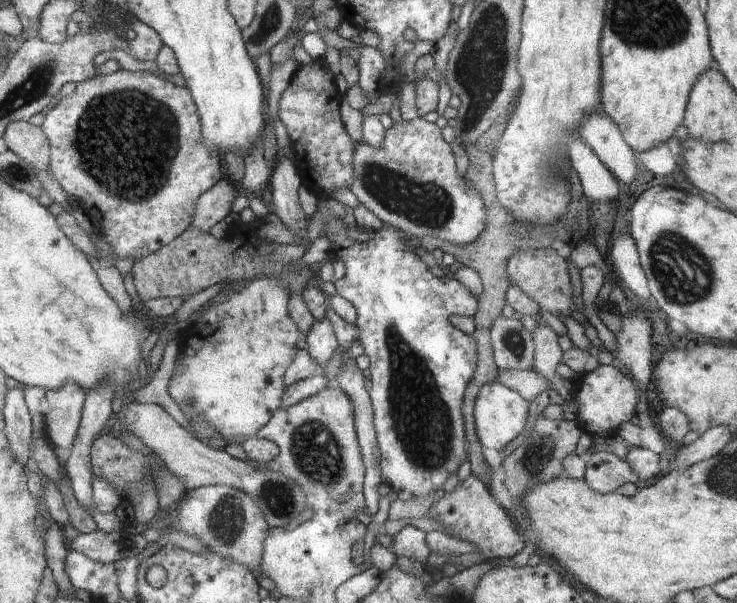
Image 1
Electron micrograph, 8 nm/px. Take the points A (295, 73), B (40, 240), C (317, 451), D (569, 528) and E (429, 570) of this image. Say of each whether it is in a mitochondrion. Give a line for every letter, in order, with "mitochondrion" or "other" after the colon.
A: other
B: other
C: mitochondrion
D: other
E: other

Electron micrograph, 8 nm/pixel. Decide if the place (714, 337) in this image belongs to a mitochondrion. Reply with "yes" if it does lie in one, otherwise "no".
no

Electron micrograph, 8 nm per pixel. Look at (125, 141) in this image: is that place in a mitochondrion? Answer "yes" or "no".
yes

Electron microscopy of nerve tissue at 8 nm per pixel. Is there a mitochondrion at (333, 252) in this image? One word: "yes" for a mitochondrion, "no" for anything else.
no

